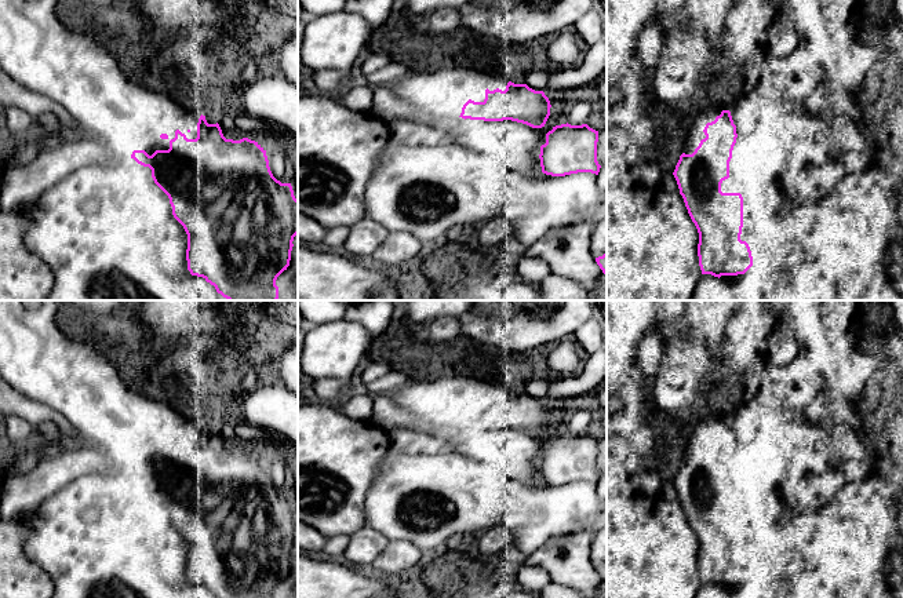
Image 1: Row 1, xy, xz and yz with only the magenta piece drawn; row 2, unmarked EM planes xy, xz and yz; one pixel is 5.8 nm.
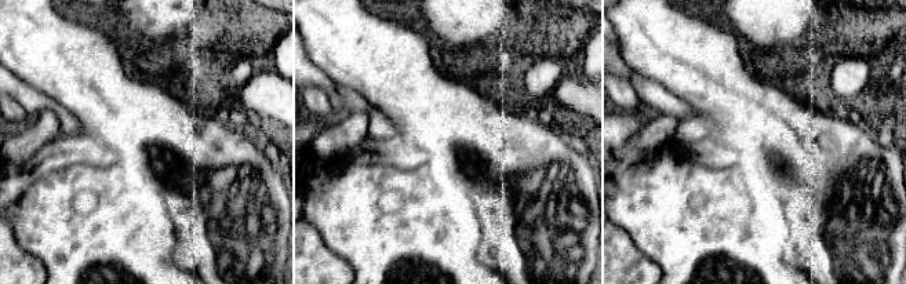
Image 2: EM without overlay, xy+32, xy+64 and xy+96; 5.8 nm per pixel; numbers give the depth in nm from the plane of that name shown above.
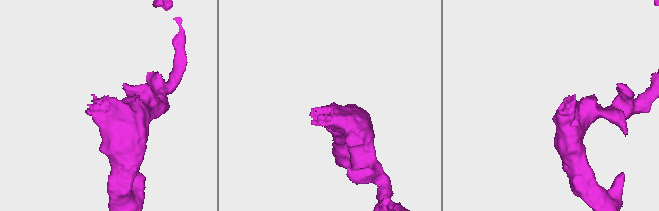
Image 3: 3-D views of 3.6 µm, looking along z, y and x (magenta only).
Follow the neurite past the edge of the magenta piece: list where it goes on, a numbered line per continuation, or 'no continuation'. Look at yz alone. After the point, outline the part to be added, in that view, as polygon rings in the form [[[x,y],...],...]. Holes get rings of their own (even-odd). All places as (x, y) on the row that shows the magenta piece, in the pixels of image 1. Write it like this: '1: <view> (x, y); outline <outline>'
1: yz (703, 115); outline [[[699,106],[695,110],[695,120],[693,125],[691,128],[691,134],[685,141],[685,145],[682,147],[685,154],[692,154],[695,149],[699,146],[700,141],[706,138],[703,130],[707,123],[711,123],[716,120],[717,116],[721,114],[721,109],[716,106]]]

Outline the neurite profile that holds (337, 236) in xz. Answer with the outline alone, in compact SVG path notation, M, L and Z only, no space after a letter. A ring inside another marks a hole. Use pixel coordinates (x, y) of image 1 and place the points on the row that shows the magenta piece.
M335 226L327 229L323 243L332 248L342 247L346 243L349 231L350 227L347 226Z

